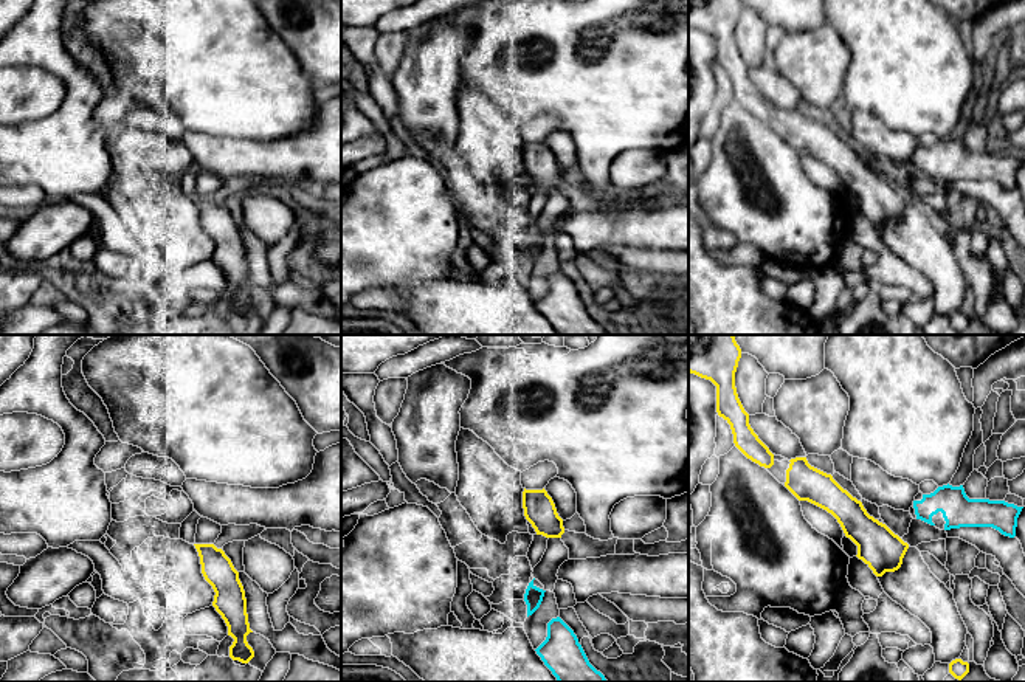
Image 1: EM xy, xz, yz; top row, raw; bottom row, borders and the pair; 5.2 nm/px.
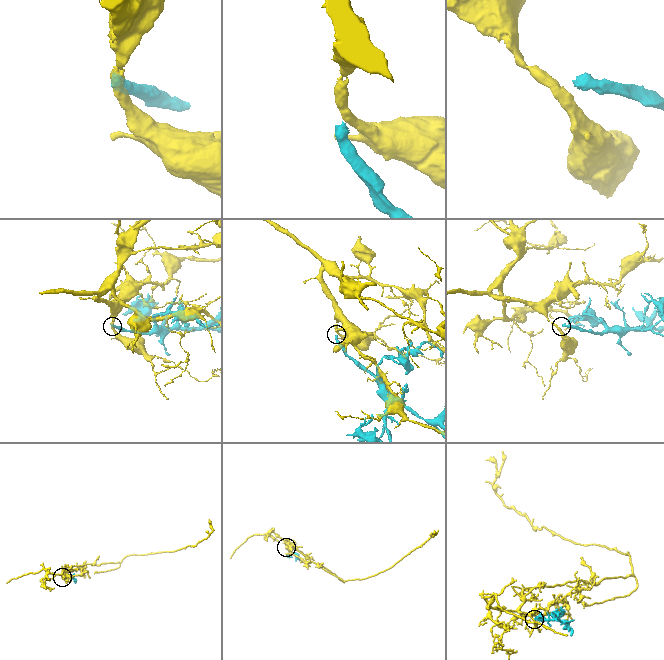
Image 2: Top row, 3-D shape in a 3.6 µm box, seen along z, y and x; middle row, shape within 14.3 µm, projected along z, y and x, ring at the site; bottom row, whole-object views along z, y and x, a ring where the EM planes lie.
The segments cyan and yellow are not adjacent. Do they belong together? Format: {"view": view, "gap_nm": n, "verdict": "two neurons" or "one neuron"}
{"view": "yz", "gap_nm": 140, "verdict": "two neurons"}

